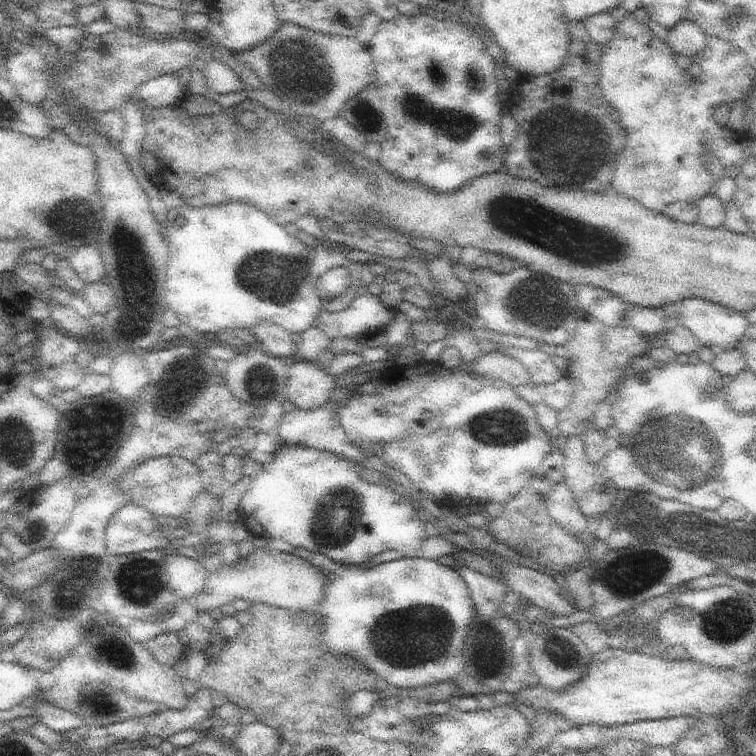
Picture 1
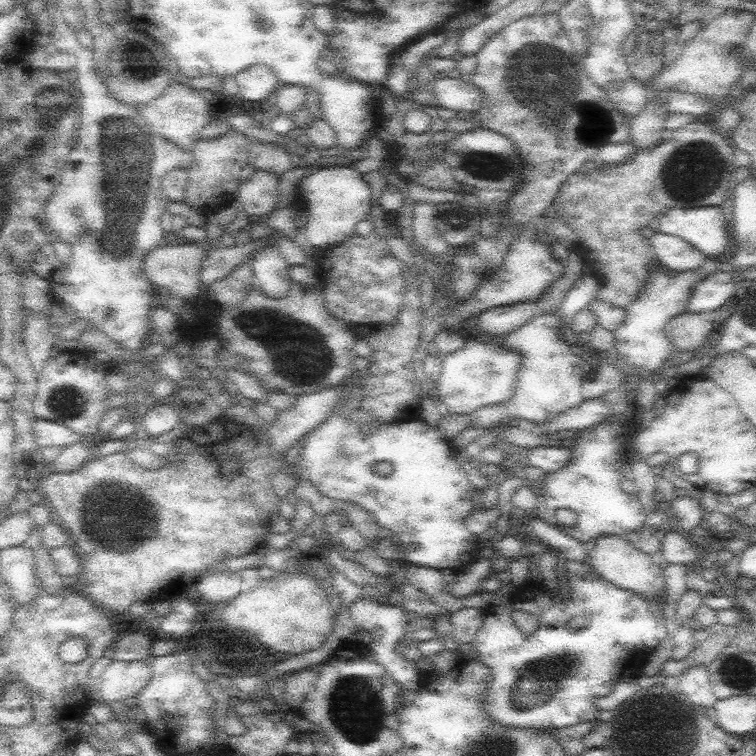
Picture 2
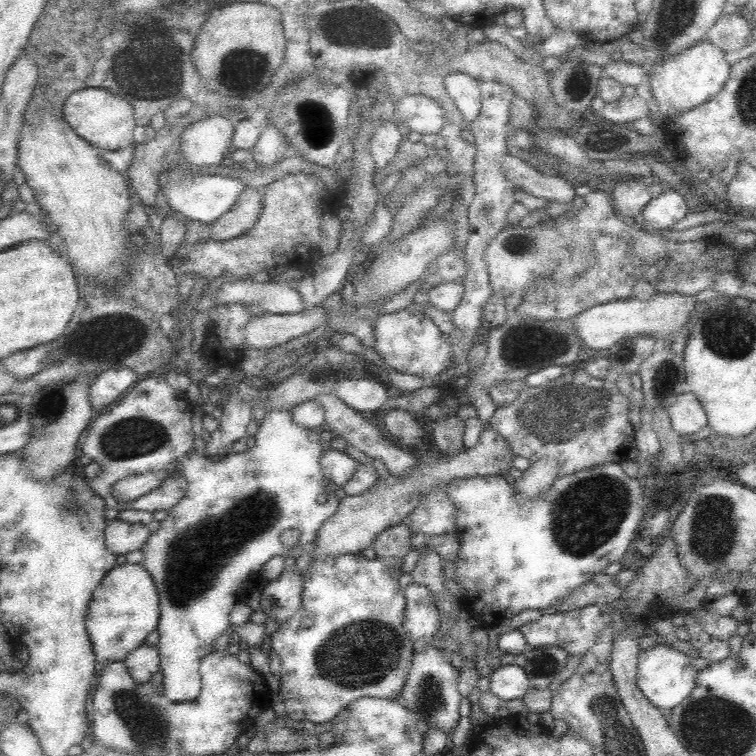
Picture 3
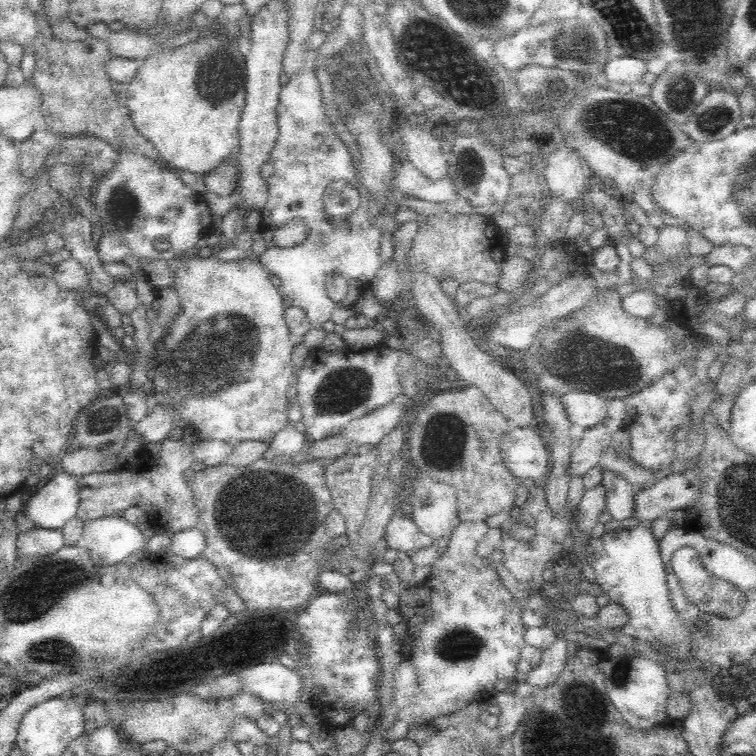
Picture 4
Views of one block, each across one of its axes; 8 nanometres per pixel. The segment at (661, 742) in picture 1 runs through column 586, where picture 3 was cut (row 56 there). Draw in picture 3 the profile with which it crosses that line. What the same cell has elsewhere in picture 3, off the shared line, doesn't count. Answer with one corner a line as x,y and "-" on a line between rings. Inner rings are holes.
720,14
716,24
712,26
712,30
708,32
708,40
722,48
726,52
726,60
732,64
740,62
740,52
744,46
748,46
750,42
750,34
752,34
752,28
754,24
750,24
744,14

